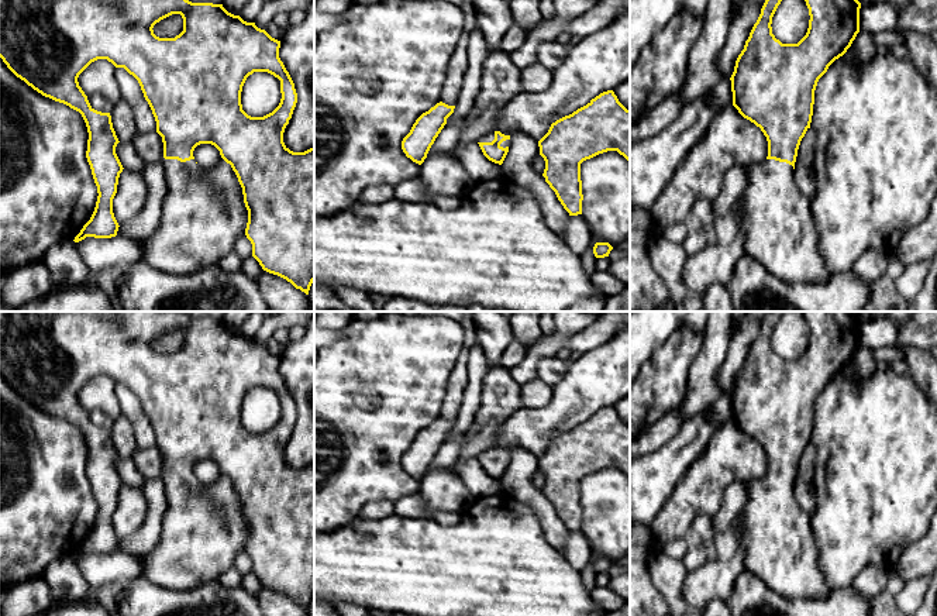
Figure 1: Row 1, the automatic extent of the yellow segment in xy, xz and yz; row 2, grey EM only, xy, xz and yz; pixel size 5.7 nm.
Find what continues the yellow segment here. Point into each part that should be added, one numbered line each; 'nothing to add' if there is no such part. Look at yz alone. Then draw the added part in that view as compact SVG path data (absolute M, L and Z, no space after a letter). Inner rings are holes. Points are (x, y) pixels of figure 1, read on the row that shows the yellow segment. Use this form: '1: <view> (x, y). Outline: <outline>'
1: yz (779, 231). Outline: M767 159L747 166L748 185L744 202L744 255L758 261L769 273L786 283L826 282L833 273L824 266L819 254L819 235L813 220L810 200L798 189L793 166L786 162Z

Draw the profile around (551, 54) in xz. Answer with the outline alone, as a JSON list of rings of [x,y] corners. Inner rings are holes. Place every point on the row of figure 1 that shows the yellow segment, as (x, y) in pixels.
[[[548,41],[538,47],[537,62],[550,70],[555,70],[568,55],[568,49],[558,41]]]

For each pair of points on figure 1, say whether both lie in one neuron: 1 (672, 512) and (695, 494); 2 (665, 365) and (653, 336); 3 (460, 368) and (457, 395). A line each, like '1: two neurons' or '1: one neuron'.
1: one neuron
2: two neurons
3: one neuron

